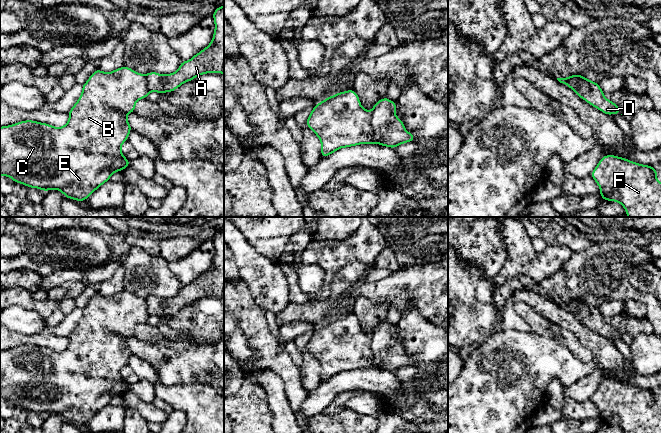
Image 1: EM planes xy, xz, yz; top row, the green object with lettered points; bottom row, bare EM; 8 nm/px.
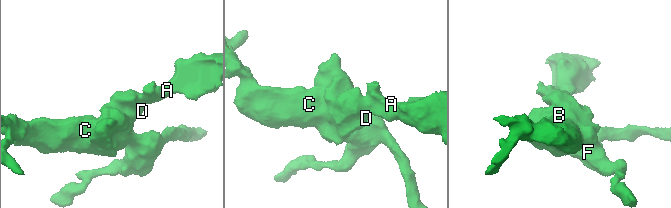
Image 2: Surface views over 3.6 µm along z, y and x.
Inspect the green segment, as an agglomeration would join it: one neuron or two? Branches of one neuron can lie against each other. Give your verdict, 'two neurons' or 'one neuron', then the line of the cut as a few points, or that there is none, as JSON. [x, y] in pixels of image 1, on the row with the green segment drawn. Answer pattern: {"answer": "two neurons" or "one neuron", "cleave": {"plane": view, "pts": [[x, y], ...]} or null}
{"answer": "two neurons", "cleave": {"plane": "xz", "pts": [[370, 112], [370, 125], [374, 142]]}}

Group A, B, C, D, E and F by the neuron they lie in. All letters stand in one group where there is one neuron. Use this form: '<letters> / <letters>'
A / B C D E F

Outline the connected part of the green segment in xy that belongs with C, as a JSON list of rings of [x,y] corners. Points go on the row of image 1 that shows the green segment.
[[[125,66],[109,73],[96,69],[81,88],[82,94],[69,111],[69,120],[63,127],[33,120],[0,127],[0,176],[9,176],[15,183],[22,183],[28,188],[56,189],[66,198],[82,202],[110,180],[113,173],[129,167],[130,161],[121,152],[121,145],[132,131],[126,115],[134,112],[136,102],[150,93],[146,75]]]

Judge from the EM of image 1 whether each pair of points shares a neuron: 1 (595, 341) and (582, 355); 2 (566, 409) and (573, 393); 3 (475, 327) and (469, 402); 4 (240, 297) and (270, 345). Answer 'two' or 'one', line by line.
1: two
2: two
3: two
4: one

